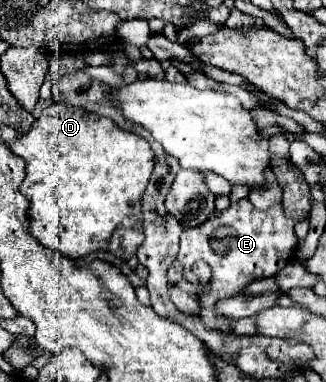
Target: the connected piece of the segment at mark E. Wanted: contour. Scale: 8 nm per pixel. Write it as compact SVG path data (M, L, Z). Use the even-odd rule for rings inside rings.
M240 199L238 203L230 205L230 209L226 209L218 217L210 217L196 229L182 231L180 251L176 259L184 267L184 279L194 285L200 285L200 279L192 273L192 263L198 259L208 261L208 265L212 267L208 287L202 289L198 295L200 303L198 317L202 319L204 327L220 331L224 335L234 333L232 319L220 319L216 315L216 303L220 299L232 299L236 295L244 295L244 287L252 281L276 275L292 259L296 245L298 239L294 233L294 221L284 215L282 205L270 207L268 211L258 211L248 199Z

